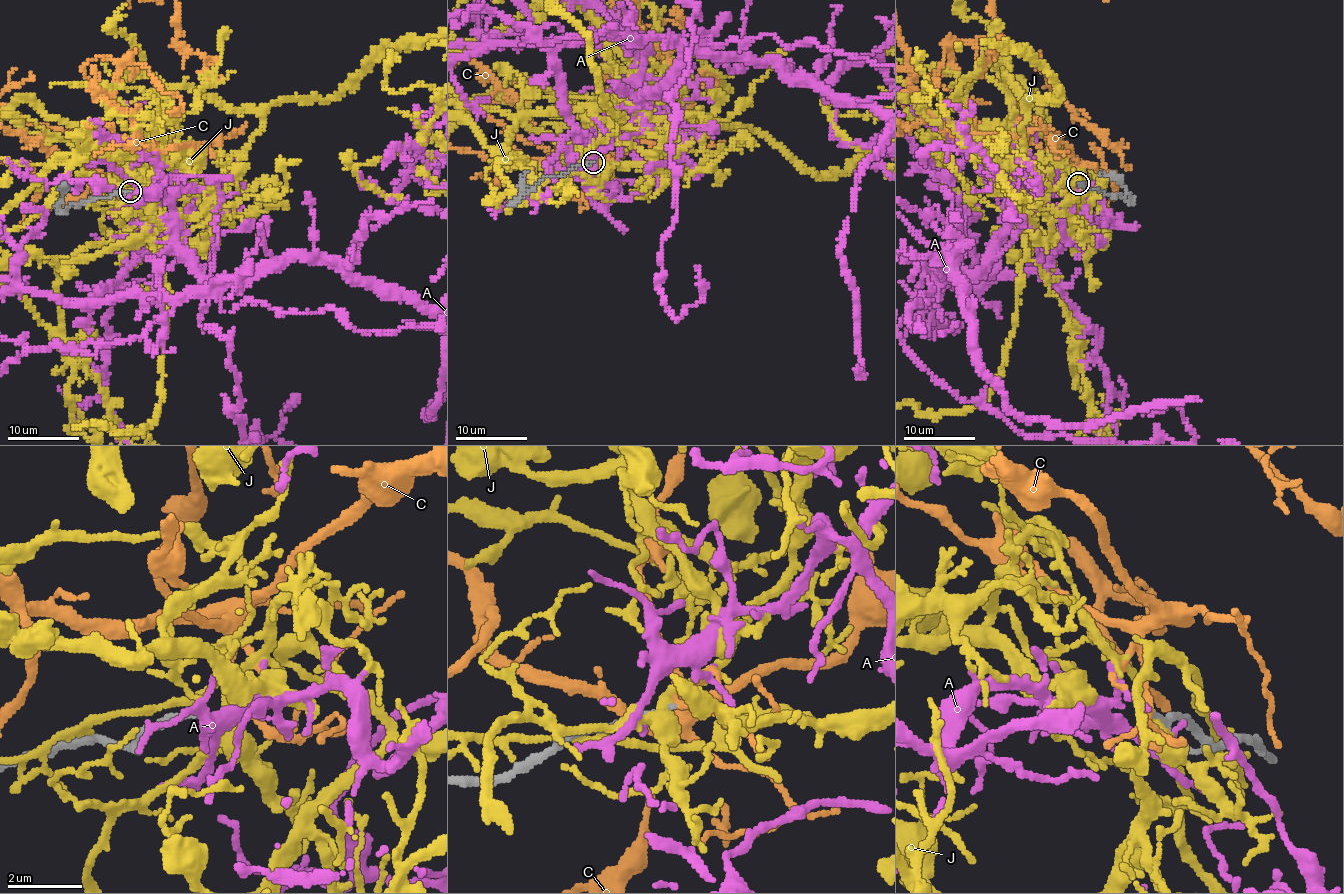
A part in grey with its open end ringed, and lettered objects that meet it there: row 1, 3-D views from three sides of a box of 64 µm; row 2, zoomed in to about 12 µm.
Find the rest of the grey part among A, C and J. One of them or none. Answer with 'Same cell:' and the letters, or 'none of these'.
Same cell: none of these

